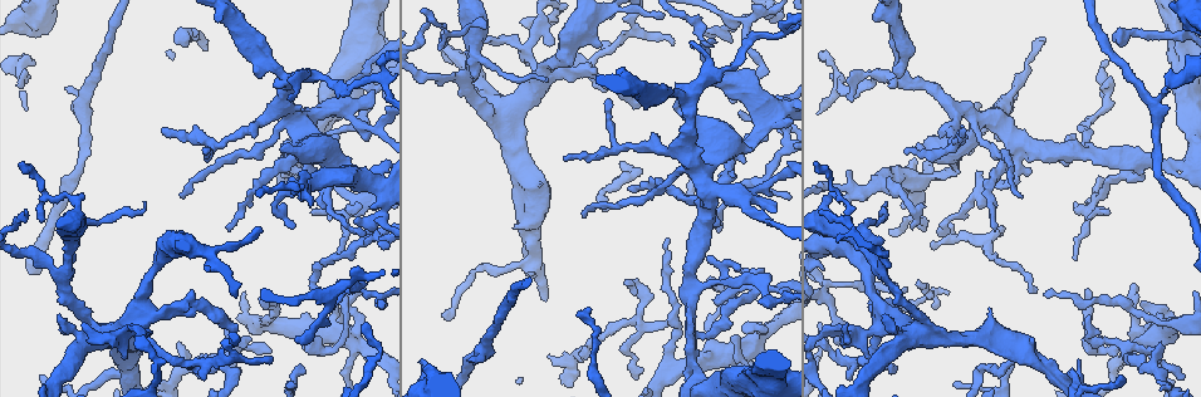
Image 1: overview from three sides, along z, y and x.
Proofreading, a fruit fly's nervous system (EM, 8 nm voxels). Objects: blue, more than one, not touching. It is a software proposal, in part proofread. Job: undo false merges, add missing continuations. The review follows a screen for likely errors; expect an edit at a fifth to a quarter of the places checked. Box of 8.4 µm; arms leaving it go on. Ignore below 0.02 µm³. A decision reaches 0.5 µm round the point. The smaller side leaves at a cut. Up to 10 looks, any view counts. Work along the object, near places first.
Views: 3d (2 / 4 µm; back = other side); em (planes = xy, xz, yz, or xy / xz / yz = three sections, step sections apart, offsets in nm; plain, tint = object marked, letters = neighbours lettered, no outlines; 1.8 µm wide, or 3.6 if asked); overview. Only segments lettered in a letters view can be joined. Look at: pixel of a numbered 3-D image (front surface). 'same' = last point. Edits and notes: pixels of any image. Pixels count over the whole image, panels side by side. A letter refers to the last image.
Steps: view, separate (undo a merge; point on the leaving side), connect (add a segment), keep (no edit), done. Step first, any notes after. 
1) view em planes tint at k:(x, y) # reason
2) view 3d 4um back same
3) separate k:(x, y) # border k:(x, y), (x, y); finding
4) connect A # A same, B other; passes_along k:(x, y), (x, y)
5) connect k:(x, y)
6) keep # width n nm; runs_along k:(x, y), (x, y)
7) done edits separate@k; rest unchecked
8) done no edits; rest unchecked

view 3d 2um at 1:(631, 284) # tapers out

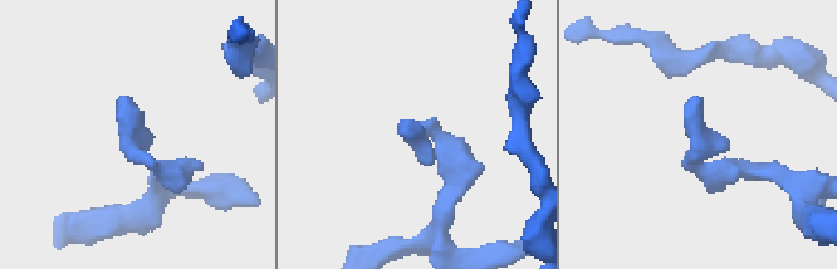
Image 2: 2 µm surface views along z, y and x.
view em planes letters at 2:(126, 96)

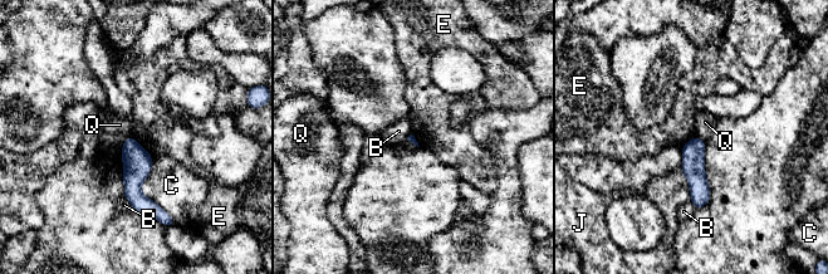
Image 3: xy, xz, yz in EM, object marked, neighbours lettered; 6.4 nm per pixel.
keep # B other, C other, E other, J other, Q other; border 3:(131, 135), (152, 156); none of them fits

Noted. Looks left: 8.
view 3d 2um at 1:(893, 314) # sudden change in width

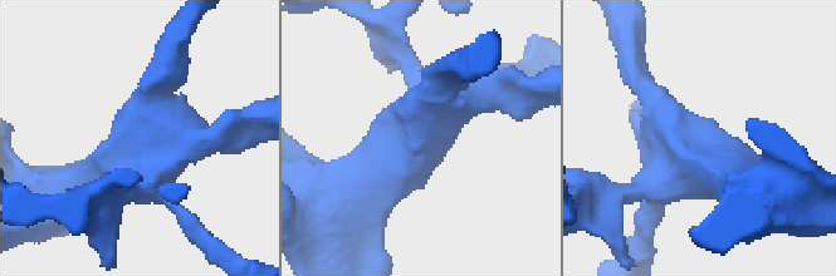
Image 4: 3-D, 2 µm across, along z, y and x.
view em yz step 4 letters at 4:(140, 153) # need the tissue

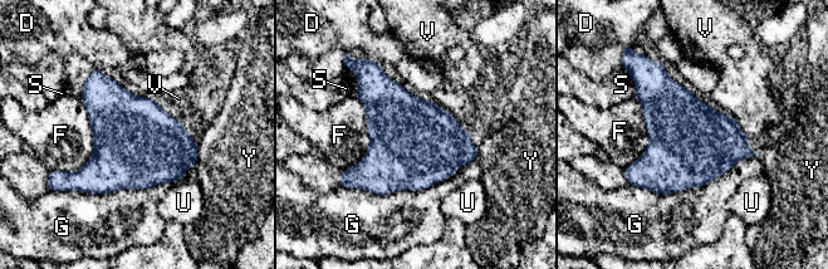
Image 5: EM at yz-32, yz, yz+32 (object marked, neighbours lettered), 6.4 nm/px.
keep # longest_contact G 900 nm; D other, F other, G other, S other, U other, V other, Y other; continuous, no second cell

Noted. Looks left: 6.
view em planes plain at 1:(445, 311) # an open end

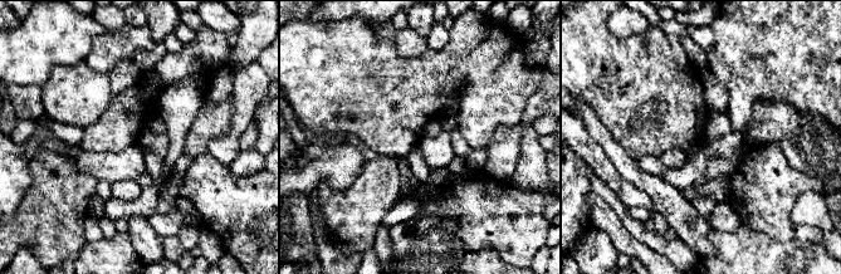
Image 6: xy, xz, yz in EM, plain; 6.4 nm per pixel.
view em planes letters same # what lies round it

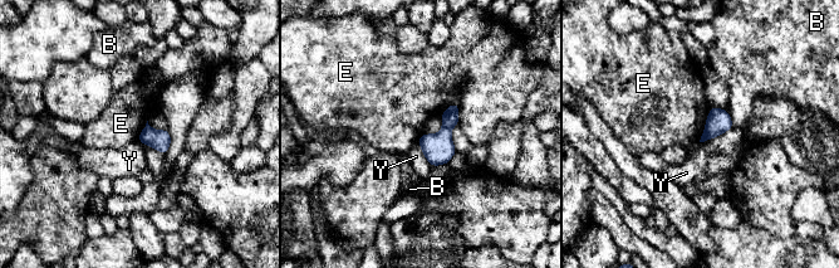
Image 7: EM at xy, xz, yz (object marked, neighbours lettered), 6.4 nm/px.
keep # B other, E other, Y other; border 7:(459, 105), (452, 103), (440, 116); no lettered segment goes on from it

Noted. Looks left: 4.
view em planes letters at 1:(64, 87) # tapers out

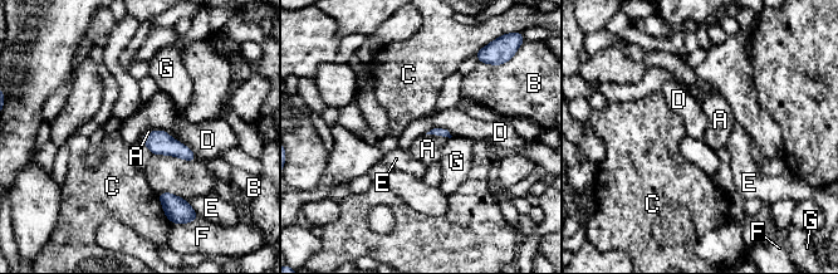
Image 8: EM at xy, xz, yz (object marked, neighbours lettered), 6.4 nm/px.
connect A # longest_contact D 340 nm; A same, B other, C other, D other, E other, F other, G other; passes_along 8:(442, 132), (437, 135), (427, 148); the cell continues

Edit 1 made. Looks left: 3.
view overview

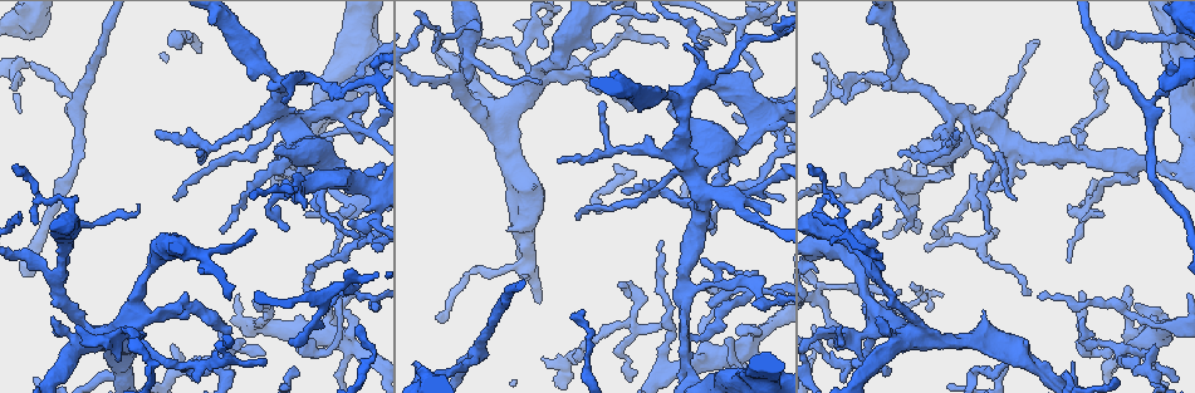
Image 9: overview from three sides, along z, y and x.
view em planes letters at 9:(372, 79) # three arms meet

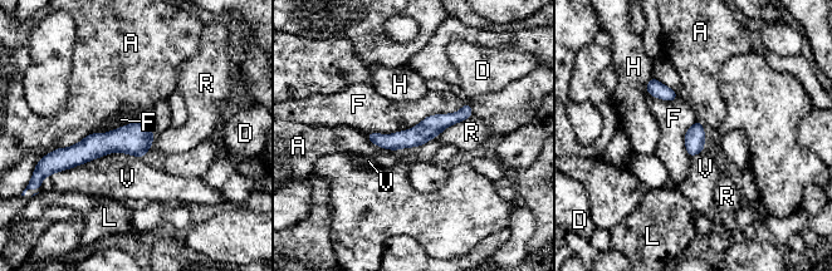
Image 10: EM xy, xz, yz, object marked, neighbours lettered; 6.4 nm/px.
keep # width 130 nm; A other, D other, F other, H other, L other, R other, V other; one cell here

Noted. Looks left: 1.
done edits connect@8; rest unchecked

